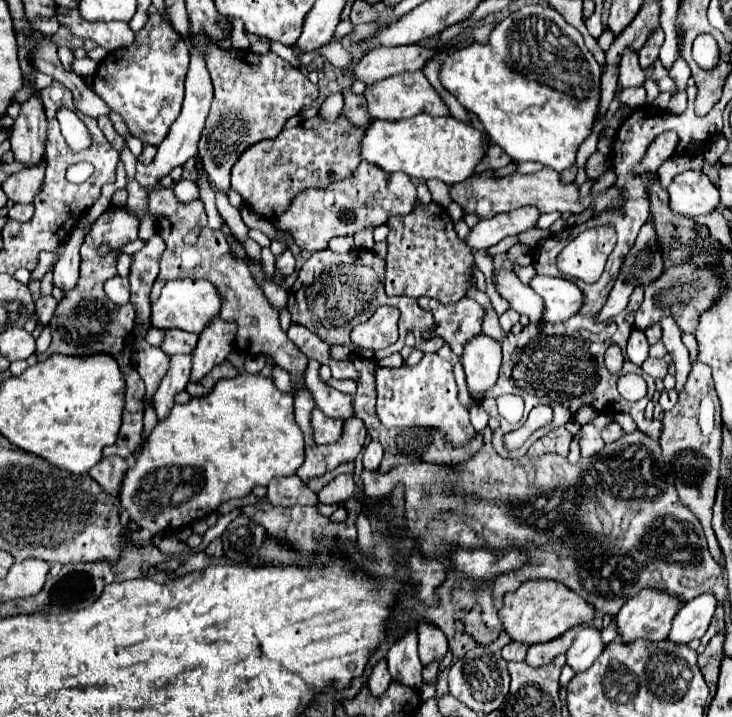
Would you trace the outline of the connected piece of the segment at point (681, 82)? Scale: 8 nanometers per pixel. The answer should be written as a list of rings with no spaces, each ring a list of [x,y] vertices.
[[[678,58],[676,64],[672,66],[670,78],[674,80],[678,92],[684,92],[684,90],[686,90],[686,82],[688,82],[688,78],[690,78],[690,68],[688,68],[688,64],[686,64],[682,58]]]

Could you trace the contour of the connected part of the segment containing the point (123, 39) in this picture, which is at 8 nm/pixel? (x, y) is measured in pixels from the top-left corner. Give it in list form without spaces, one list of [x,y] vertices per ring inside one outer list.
[[[58,8],[56,18],[62,26],[70,28],[76,38],[90,38],[106,50],[120,50],[120,46],[134,42],[134,32],[128,22],[86,22],[80,18],[78,10],[66,8]]]

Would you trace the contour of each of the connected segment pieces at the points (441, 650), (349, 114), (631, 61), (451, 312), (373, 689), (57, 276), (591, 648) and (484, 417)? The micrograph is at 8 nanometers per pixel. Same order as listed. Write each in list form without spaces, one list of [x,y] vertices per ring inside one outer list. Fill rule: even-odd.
[[[420,624],[418,638],[420,638],[418,656],[420,656],[420,660],[422,660],[424,666],[428,666],[430,662],[442,660],[446,656],[448,642],[446,642],[446,636],[442,636],[442,632],[436,626],[432,626],[432,624]]]
[[[350,88],[342,92],[344,96],[344,114],[346,118],[362,128],[368,128],[370,124],[370,114],[366,110],[366,98],[364,94],[354,94]]]
[[[626,52],[622,60],[628,60],[628,66],[620,66],[620,86],[622,88],[636,88],[644,86],[644,70],[638,66],[638,54],[636,52]]]
[[[418,298],[418,306],[422,310],[432,312],[434,330],[453,352],[462,355],[466,342],[482,332],[482,306],[472,298],[462,298],[456,304],[442,306],[432,298]]]
[[[386,660],[378,662],[372,670],[372,676],[368,680],[368,690],[372,696],[382,696],[390,686],[390,674],[388,674],[388,666],[386,666]]]
[[[80,224],[74,226],[74,230],[70,232],[70,238],[66,240],[66,248],[64,254],[60,256],[60,260],[54,266],[54,284],[66,292],[72,290],[76,280],[78,280],[78,272],[80,272],[80,246],[84,242],[88,228],[82,228]]]
[[[582,626],[572,646],[566,650],[566,666],[570,666],[574,672],[584,672],[588,666],[592,666],[602,650],[604,644],[600,640],[600,630],[594,626]]]
[[[472,404],[470,406],[470,420],[472,420],[472,426],[478,432],[482,432],[488,426],[488,414],[486,414],[486,410],[480,404]]]

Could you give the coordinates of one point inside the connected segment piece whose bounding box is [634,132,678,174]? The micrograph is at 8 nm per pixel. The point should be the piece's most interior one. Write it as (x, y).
(663, 147)

